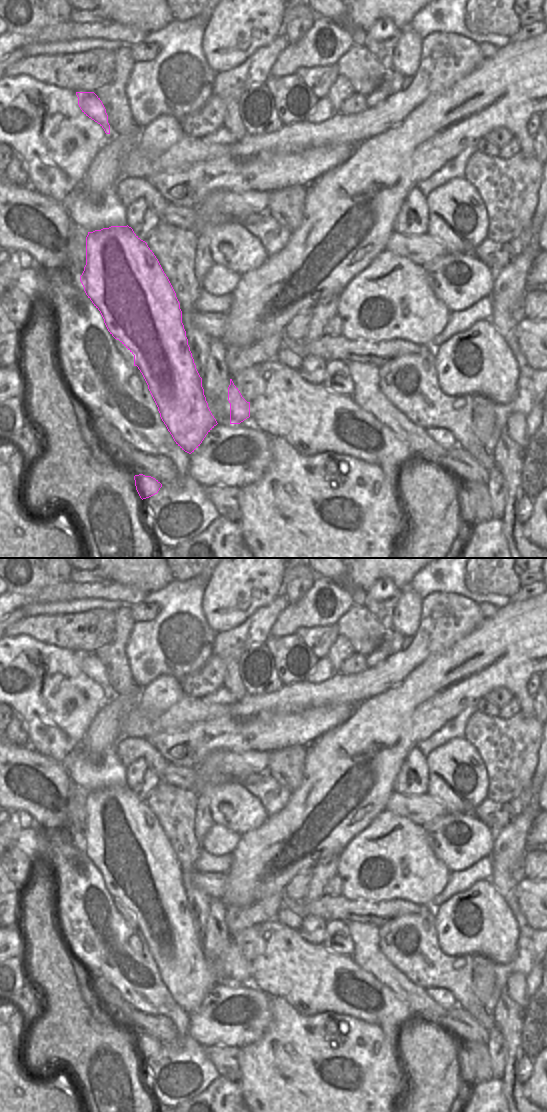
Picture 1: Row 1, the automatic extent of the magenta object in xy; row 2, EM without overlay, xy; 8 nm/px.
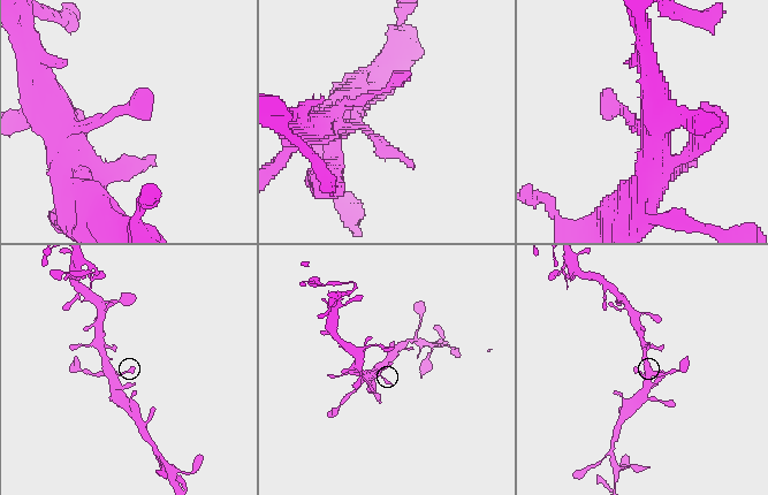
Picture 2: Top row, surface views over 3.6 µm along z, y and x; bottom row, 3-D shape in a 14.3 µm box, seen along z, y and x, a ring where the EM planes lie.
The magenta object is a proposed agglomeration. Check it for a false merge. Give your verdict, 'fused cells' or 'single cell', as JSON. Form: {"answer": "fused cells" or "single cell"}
{"answer": "single cell"}

